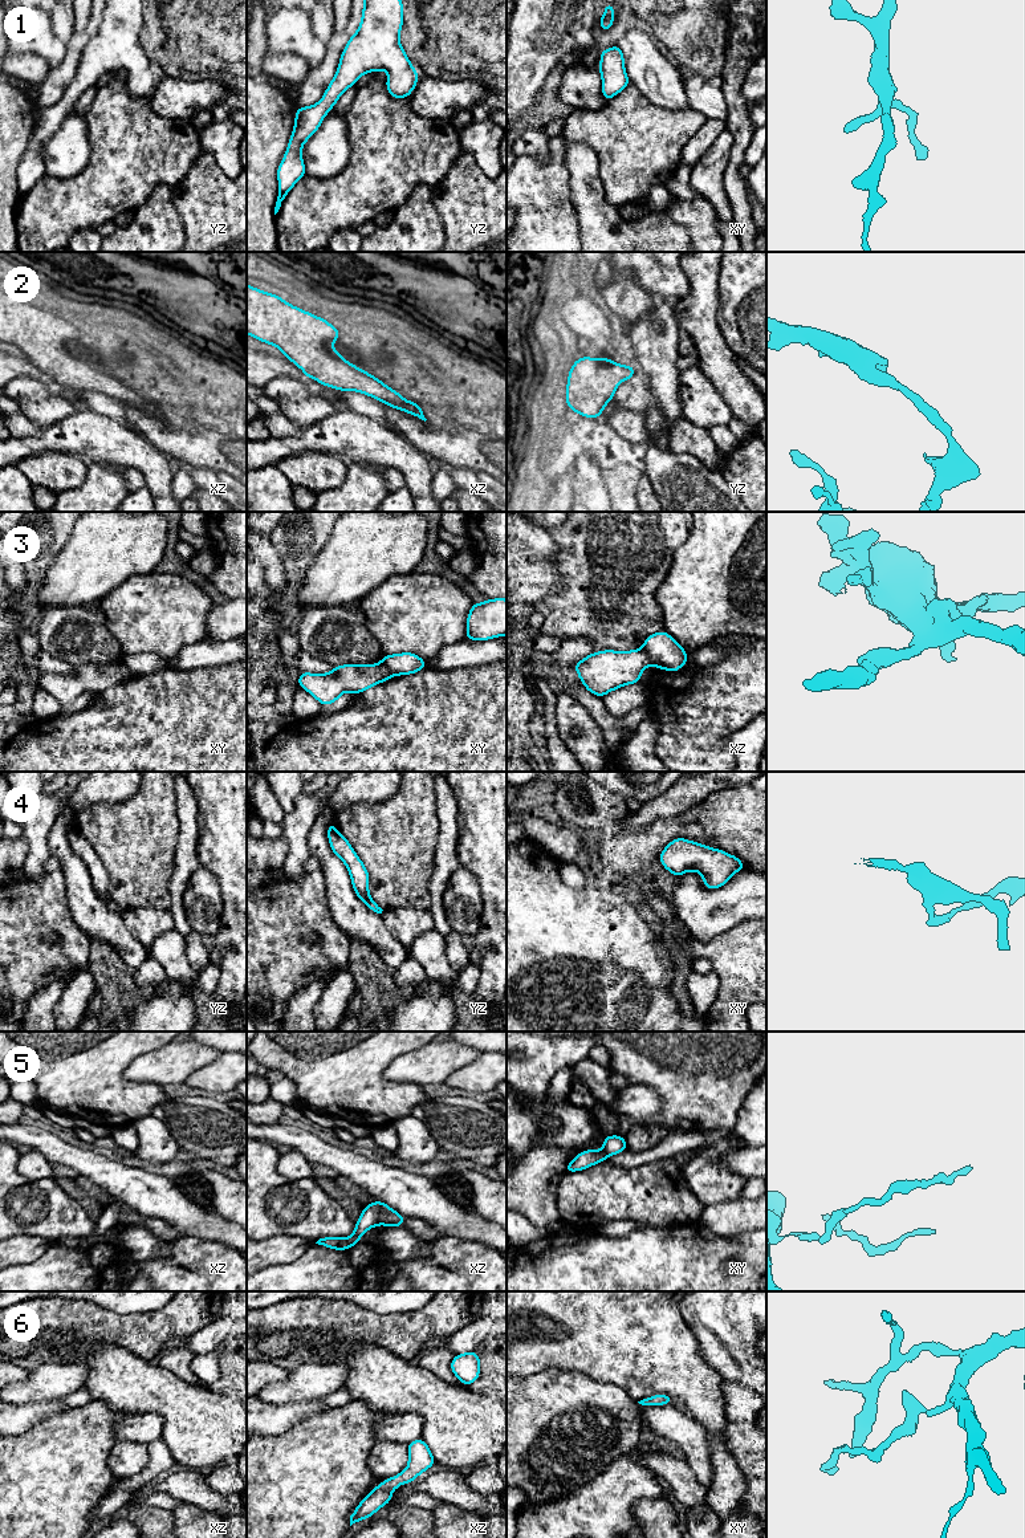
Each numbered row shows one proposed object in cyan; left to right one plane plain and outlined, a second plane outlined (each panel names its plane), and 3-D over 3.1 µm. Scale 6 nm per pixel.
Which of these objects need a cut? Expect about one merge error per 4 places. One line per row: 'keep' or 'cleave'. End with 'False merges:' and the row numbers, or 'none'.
1: keep
2: keep
3: cleave
4: keep
5: cleave
6: keep
False merges: 3, 5

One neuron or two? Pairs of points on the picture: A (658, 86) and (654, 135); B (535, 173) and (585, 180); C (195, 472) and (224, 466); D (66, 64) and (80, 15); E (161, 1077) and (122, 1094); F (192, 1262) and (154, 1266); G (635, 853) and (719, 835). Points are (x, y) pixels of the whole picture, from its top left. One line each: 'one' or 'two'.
A: two
B: two
C: two
D: one
E: two
F: one
G: one

